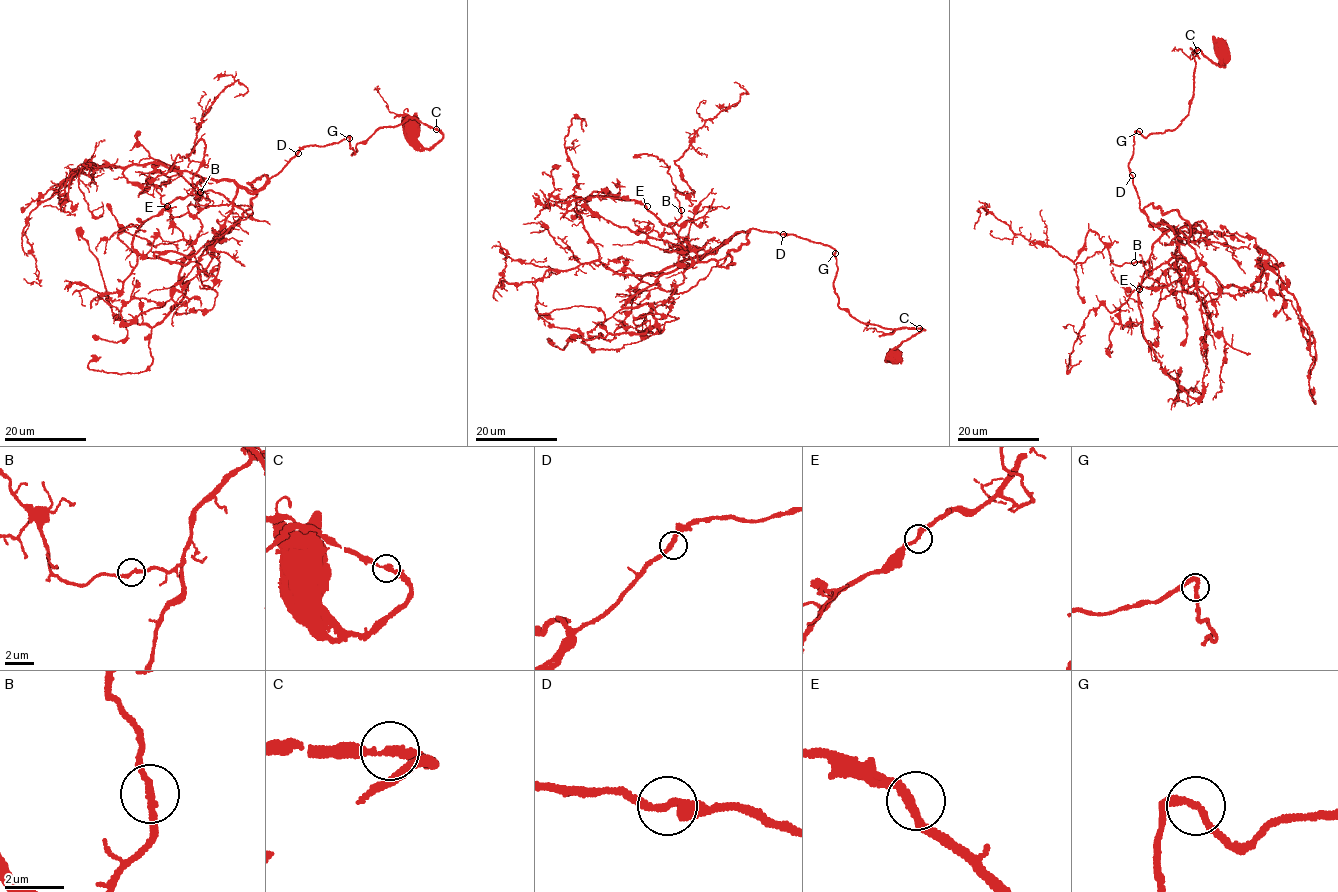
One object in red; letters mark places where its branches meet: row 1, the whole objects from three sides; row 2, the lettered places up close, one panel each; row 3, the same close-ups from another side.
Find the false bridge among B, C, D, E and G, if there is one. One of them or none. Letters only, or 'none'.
none

